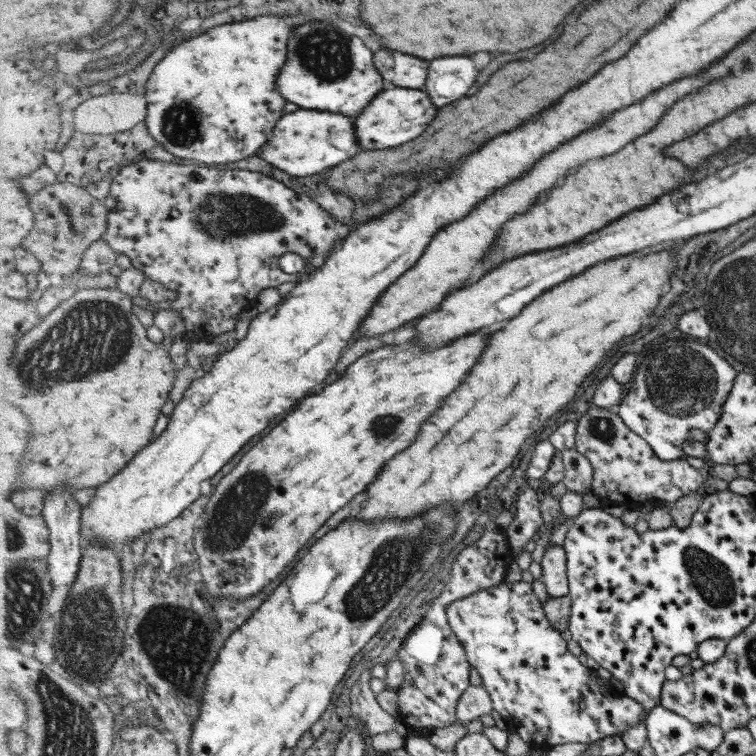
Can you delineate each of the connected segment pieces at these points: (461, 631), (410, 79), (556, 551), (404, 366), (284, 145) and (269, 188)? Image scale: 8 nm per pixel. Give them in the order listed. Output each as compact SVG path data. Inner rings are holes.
M505 580L499 586L491 587L487 590L480 590L471 594L470 597L452 602L447 607L447 614L453 632L465 647L465 652L467 653L467 658L471 666L476 668L482 678L482 685L491 695L494 711L507 721L509 730L518 734L531 748L539 751L547 751L550 746L557 746L557 744L569 744L569 742L594 743L600 741L602 738L626 734L632 726L637 726L642 720L646 720L647 714L640 702L637 702L625 692L619 691L610 681L601 678L595 669L587 668L587 666L583 666L579 662L579 658L569 650L568 641L561 636L561 631L557 630L548 619L541 600L533 592L531 583L523 581L509 582Z
M379 50L375 52L375 62L388 86L423 89L427 84L429 62L421 58L407 56L395 50ZM385 58L389 64L385 62Z
M564 545L549 547L542 557L541 582L545 584L546 592L552 597L562 597L570 594L568 574L568 554Z
M473 333L452 340L450 344L445 346L438 346L437 348L424 348L414 339L399 345L385 346L375 352L371 352L356 360L335 382L328 384L318 393L309 394L302 399L294 410L290 413L271 431L270 434L262 438L261 441L256 442L255 445L250 445L249 450L242 457L239 465L232 471L232 473L224 476L214 491L211 493L211 498L208 501L206 509L207 518L205 524L201 526L196 532L194 542L196 551L201 556L201 574L205 574L205 582L207 588L213 596L221 596L221 598L233 598L233 600L245 600L251 598L262 592L265 586L272 584L275 578L281 576L284 568L291 566L291 562L297 558L299 550L306 549L312 536L315 532L327 522L327 518L335 512L339 512L343 506L349 504L357 494L365 492L369 485L385 470L385 464L389 464L391 458L395 458L395 454L399 454L401 450L405 450L407 446L411 446L411 442L415 440L415 436L421 430L421 424L428 422L431 414L436 412L443 402L443 398L448 397L453 390L457 390L468 374L472 372L472 368L477 364L481 358L485 346L488 345L488 340L492 334L487 333Z
M299 110L277 122L273 138L265 144L265 160L293 176L313 176L355 158L363 148L357 140L353 118L323 110Z
M143 160L143 162L137 162L133 166L126 166L125 170L121 170L121 174L116 176L116 180L117 182L112 182L113 192L103 201L107 202L109 212L108 227L102 238L106 240L108 246L117 255L127 255L132 266L143 272L144 277L158 281L165 288L178 293L178 297L172 302L168 310L176 310L184 318L185 330L189 332L188 338L191 341L210 340L214 336L219 336L219 334L234 331L237 322L239 322L241 310L254 306L263 289L275 288L285 284L285 282L299 283L311 278L311 274L317 270L317 268L314 268L315 258L325 258L325 254L329 256L335 250L334 244L339 242L341 236L344 235L343 224L328 210L325 210L319 202L315 202L307 195L299 194L292 187L287 188L283 182L277 182L277 180L259 172L249 172L249 170L244 169L219 170L219 168L203 168L201 165ZM287 252L294 252L303 259L307 258L307 269L294 274L287 274L285 270L281 270L279 262L281 262L281 256L287 254Z

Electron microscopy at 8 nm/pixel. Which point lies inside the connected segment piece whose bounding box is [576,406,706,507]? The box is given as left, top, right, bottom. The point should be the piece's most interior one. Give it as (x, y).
(626, 468)

